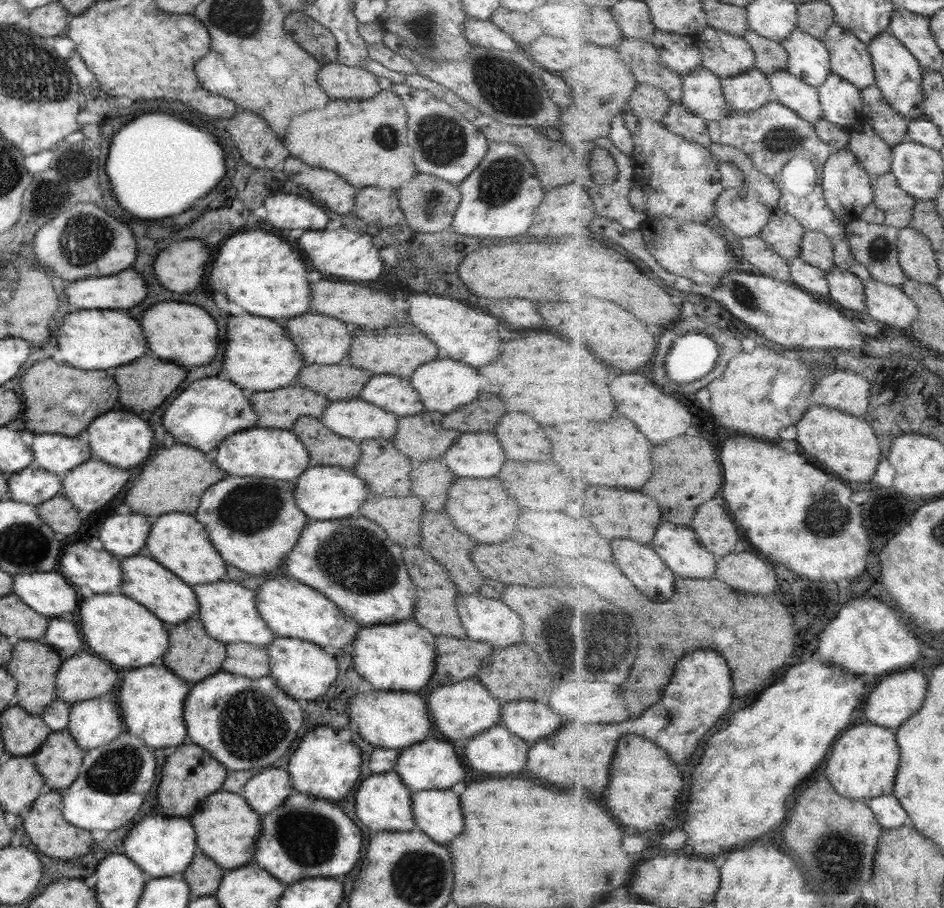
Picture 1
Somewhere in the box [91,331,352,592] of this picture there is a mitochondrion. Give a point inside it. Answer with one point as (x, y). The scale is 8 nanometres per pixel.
(246, 508)

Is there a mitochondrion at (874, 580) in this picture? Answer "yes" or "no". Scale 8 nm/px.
no

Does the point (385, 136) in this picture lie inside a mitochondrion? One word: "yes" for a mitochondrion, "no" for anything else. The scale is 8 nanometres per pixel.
yes

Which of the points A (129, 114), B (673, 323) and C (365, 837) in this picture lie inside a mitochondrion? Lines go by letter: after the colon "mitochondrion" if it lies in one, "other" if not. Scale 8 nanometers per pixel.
A: other
B: other
C: other

